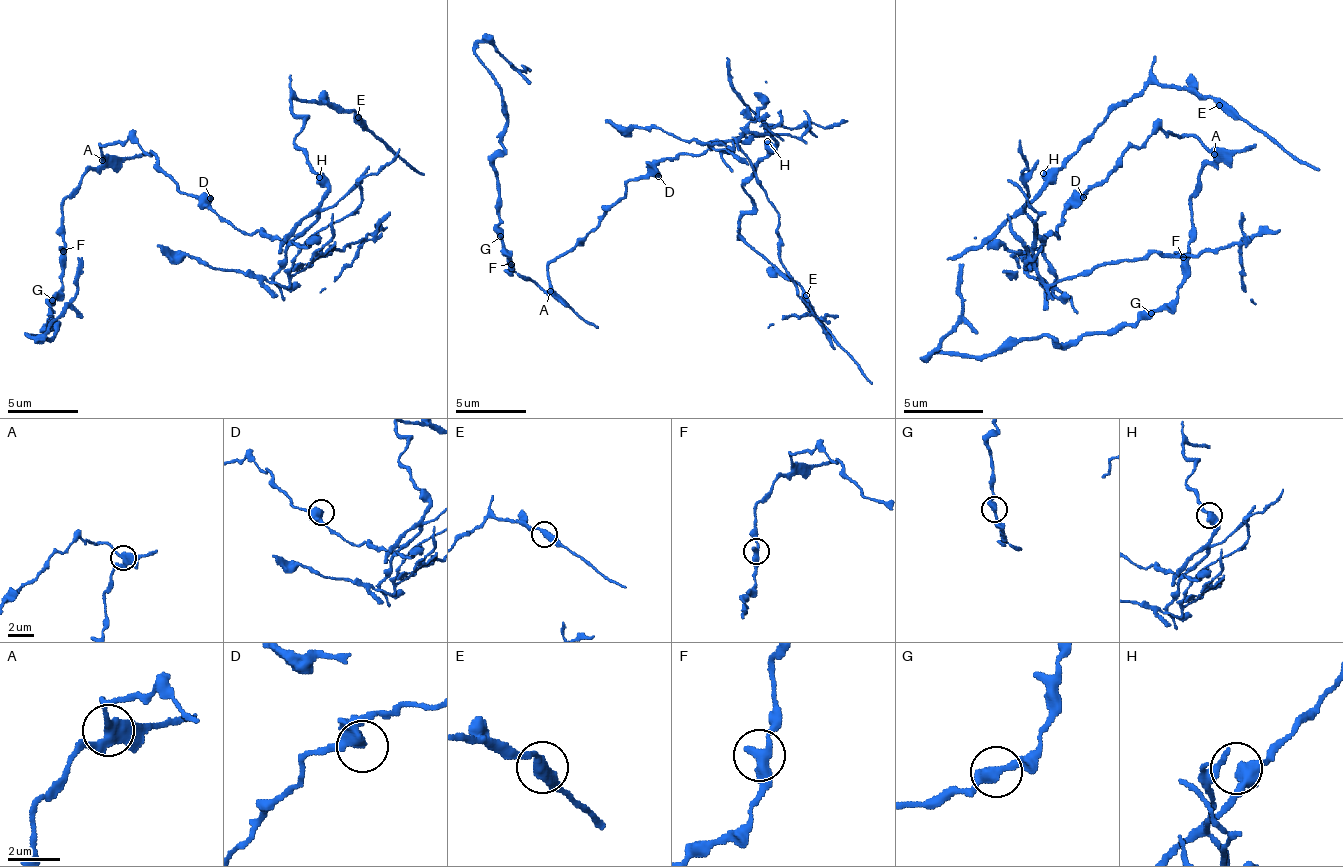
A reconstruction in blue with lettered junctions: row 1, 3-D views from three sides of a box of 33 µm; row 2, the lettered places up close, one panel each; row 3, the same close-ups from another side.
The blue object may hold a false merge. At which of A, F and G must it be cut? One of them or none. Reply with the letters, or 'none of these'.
A

